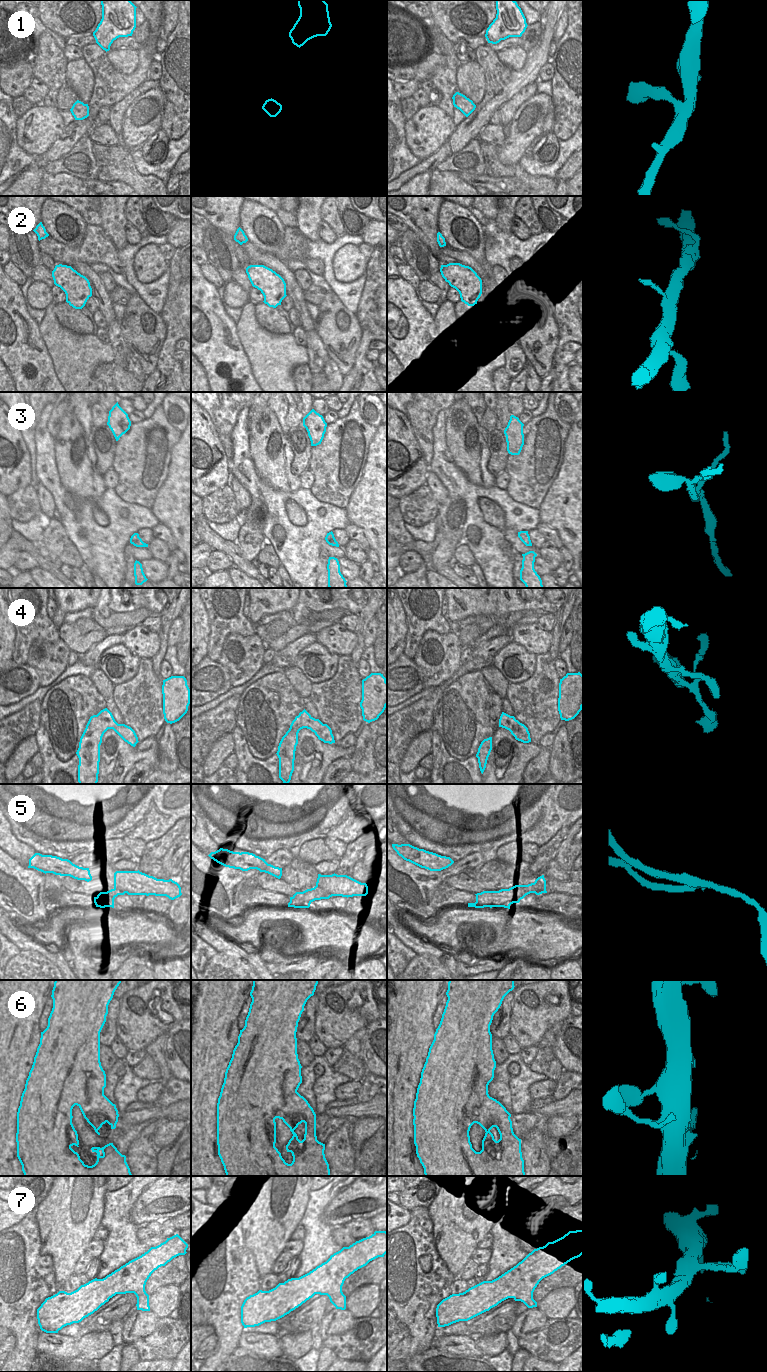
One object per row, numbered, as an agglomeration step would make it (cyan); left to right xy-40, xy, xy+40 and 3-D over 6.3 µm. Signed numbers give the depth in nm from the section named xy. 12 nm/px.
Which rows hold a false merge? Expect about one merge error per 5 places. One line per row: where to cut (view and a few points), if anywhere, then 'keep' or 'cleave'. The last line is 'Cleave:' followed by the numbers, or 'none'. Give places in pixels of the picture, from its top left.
1: cut none; keep
2: cut none; keep
3: cut xy-40 (139, 537), (133, 544); cleave
4: cut none; keep
5: cut xy (315, 886), (332, 895); cleave
6: cut none; keep
7: cut none; keep
Cleave: 3, 5

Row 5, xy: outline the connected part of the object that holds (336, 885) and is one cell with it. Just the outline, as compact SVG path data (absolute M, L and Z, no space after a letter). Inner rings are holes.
M318 874L316 887L320 887L332 896L353 897L366 896L368 886L347 875L321 875Z

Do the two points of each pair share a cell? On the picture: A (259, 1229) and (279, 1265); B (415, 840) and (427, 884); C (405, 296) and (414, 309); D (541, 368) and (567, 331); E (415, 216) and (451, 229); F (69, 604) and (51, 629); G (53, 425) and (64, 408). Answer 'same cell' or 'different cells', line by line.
A: different cells
B: different cells
C: same cell
D: different cells
E: different cells
F: different cells
G: same cell

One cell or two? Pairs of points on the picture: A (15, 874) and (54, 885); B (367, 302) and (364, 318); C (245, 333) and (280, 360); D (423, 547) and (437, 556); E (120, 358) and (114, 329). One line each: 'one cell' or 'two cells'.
A: two cells
B: one cell
C: one cell
D: two cells
E: one cell

